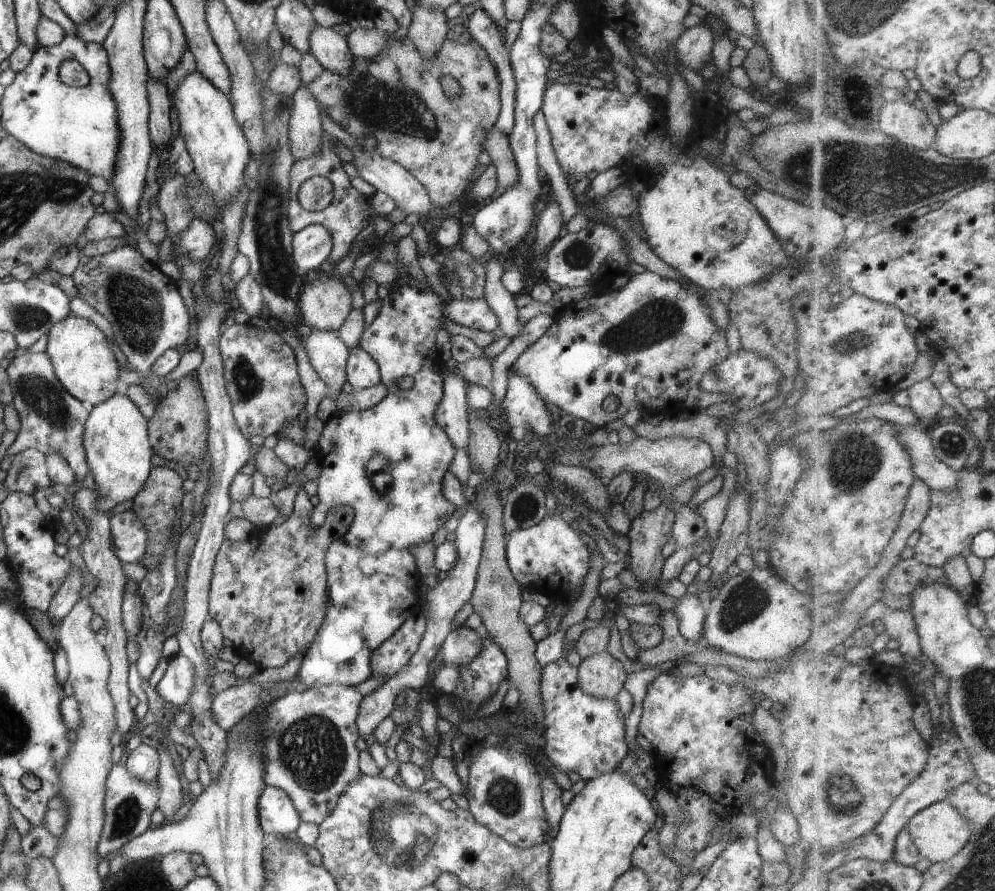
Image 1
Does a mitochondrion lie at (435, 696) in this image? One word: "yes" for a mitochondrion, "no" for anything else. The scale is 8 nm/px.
no

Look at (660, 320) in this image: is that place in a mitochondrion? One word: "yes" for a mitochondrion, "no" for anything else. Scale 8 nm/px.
yes

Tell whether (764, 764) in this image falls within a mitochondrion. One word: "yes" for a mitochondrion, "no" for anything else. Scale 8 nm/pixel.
no

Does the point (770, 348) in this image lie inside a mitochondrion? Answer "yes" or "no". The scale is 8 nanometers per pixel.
no

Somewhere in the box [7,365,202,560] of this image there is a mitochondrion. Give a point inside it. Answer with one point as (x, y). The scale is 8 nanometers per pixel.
(43, 397)

